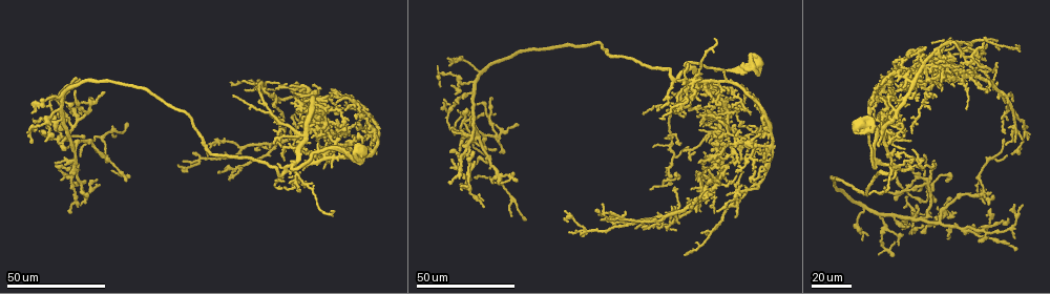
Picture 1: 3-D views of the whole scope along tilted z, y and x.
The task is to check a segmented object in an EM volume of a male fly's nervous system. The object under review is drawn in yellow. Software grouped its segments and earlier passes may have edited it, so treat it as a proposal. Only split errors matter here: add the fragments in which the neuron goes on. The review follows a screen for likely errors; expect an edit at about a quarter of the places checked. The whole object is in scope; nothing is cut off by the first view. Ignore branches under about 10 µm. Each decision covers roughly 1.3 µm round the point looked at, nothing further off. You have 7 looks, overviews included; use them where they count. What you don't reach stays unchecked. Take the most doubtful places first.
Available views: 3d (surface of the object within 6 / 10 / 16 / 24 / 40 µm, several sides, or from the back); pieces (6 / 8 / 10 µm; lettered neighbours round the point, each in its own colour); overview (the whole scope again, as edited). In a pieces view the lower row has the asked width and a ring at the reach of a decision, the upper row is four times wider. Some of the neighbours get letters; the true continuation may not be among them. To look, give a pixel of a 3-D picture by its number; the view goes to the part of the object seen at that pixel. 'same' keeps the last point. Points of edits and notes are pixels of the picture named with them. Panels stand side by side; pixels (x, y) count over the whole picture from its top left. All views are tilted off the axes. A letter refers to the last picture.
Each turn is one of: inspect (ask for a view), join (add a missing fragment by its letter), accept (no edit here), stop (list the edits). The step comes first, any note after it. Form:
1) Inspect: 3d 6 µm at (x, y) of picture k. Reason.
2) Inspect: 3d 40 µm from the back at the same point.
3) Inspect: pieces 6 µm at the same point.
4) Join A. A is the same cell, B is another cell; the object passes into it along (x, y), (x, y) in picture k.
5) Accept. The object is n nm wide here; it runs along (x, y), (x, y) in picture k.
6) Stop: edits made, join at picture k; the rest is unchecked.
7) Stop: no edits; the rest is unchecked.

Inspect: 3d 40 µm at (274, 113) of picture 1. Free end.

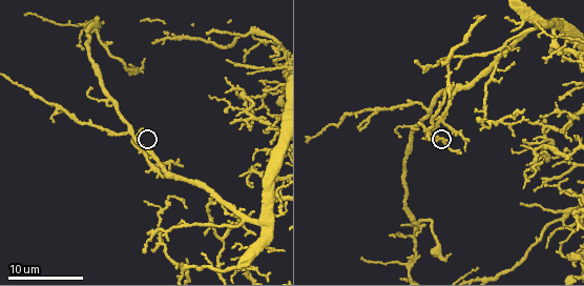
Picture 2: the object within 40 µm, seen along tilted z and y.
Inspect: pieces 8 µm at (141, 127) of picture 2.

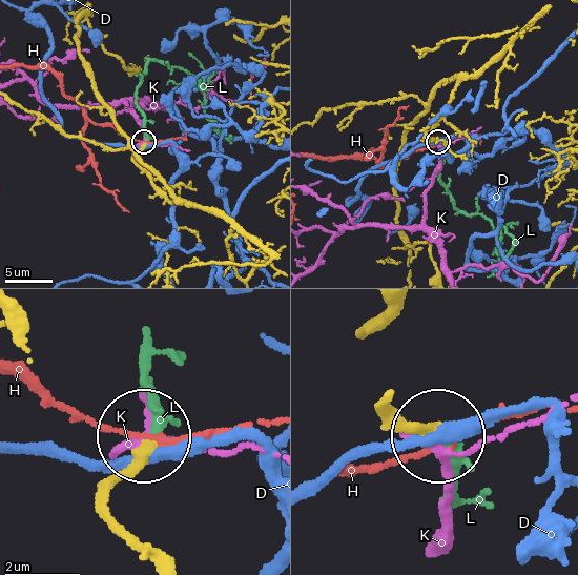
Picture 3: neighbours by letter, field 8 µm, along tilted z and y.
Join L. L is the same cell, D, H and K are other cells; the object passes into it along (124, 528), (106, 490), (155, 437), (146, 346) in picture 3; it goes on there.

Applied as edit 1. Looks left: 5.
Inspect: 3d 40 µm at (74, 91) of picture 1. Long arm stops here.

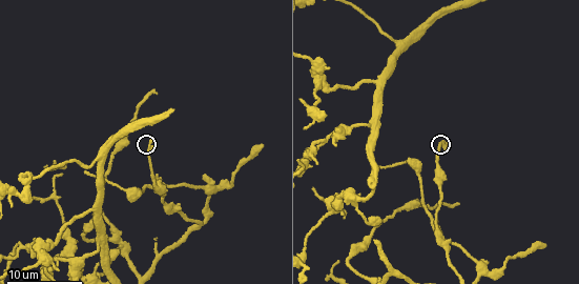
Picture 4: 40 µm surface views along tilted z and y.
Inspect: pieces 10 µm at (152, 140) of picture 4.

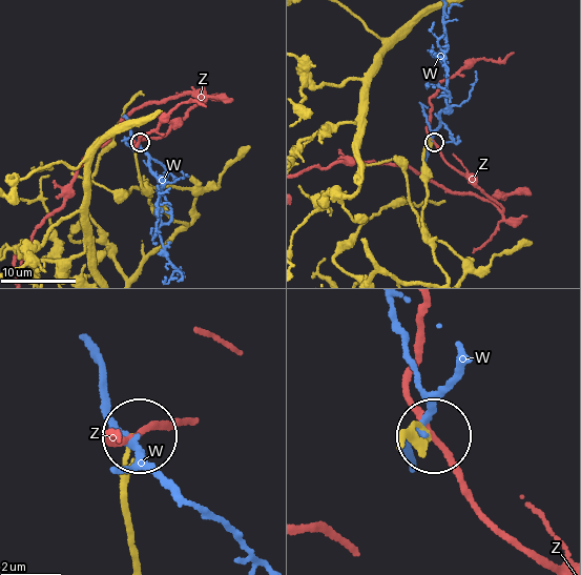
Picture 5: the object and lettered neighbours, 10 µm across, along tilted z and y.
Accept. The object is 160 nm wide here; W and Z are other cells; it runs along (140, 566), (125, 477), (135, 438) in picture 5; none of them fits.

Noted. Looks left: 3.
Inspect: 3d 24 µm at (939, 206) of picture 1. Free end.

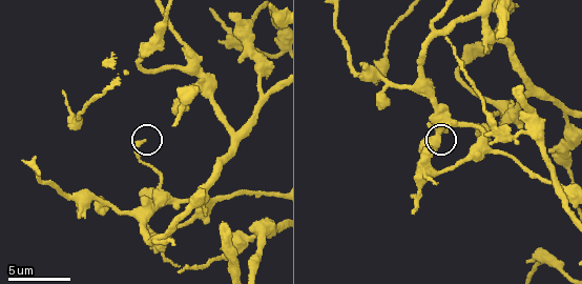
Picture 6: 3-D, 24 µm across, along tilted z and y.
Inspect: pieces 8 µm at (141, 139) of picture 6.

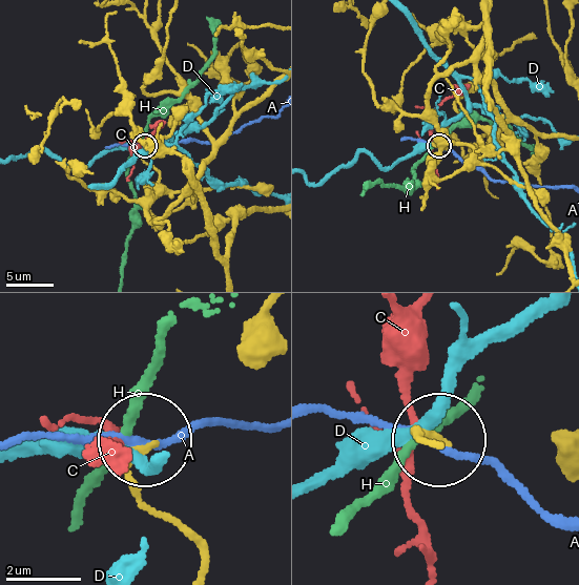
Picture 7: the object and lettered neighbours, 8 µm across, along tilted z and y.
Accept. The object is 170 nm wide here; A, C, D and H are other cells; it runs along (200, 565), (141, 487), (138, 450) in picture 7; none of them fits.

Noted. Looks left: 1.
Stop: edits made, join at picture 3; the rest is unchecked.

